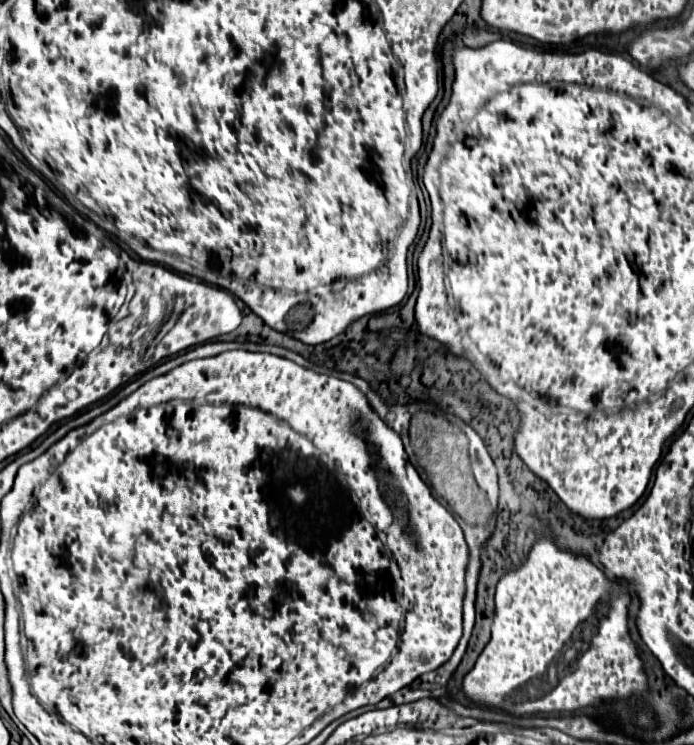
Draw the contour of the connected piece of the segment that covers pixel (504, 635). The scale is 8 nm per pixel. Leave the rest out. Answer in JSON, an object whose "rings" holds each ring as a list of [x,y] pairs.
{"rings":[[[545,527],[543,535],[531,547],[527,561],[499,581],[491,641],[463,679],[463,691],[469,699],[495,705],[511,715],[545,711],[575,713],[575,709],[587,705],[601,707],[609,699],[627,699],[633,693],[647,691],[643,663],[627,631],[627,587],[611,583],[605,573],[583,555],[561,551],[553,539],[551,529]]]}

